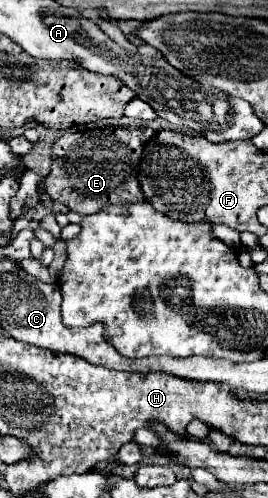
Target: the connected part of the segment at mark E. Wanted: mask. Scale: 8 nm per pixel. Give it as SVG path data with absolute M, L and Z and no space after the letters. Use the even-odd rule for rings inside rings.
M106 126L94 130L74 130L58 138L52 146L52 168L46 178L46 192L82 216L102 210L108 204L144 202L140 190L140 160L146 144L156 138L152 128Z

